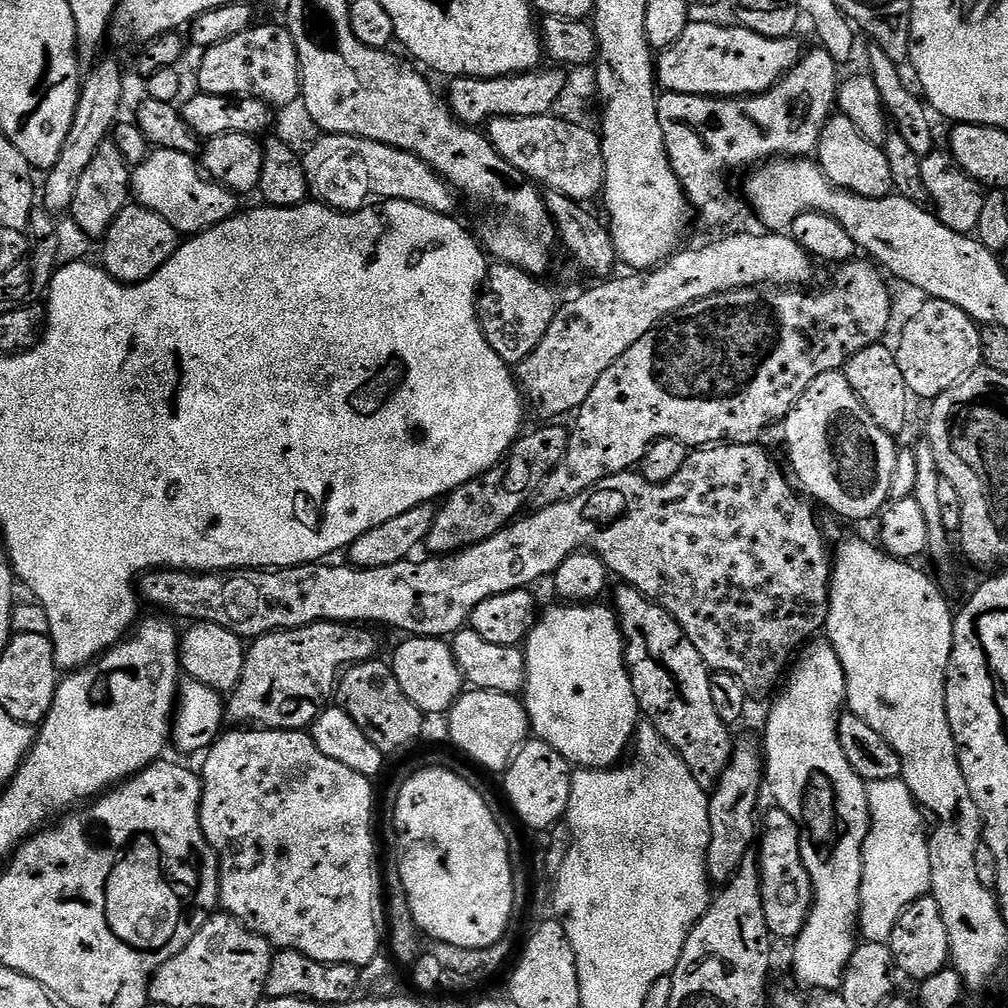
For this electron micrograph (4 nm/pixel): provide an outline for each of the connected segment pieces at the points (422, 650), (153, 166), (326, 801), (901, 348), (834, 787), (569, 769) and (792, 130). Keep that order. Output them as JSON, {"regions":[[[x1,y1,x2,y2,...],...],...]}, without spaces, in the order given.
{"regions":[[[414,636,401,640,404,641,390,657,394,678,398,678,398,686,402,686,406,698,410,698,410,702,414,702,414,706,418,706,421,712,447,713,466,688,466,681,452,653,451,643,447,639,430,636]],[[152,148,141,164,131,169,130,192,135,203,166,218,166,222,170,222,170,226,184,238,198,236,226,222,238,211,237,193,223,188,207,175,195,155,178,150]],[[281,728,232,731,236,732,225,731,220,739,211,748,207,749,206,755,203,757,203,759,205,758,204,772,202,771,204,793,202,794,202,802,200,803,200,825,204,831,206,842,210,842,210,846,216,851,216,857,220,859,219,907,227,912,229,916,238,918,238,922,242,922,250,931,257,932,262,939,272,945,273,949,298,950,298,954,306,954,306,958,314,958,314,962,322,962,323,964,349,964,361,970,367,969,367,964,380,952,380,940,382,944,382,867,380,868,379,862,376,861,376,832,372,829,372,811,376,808,376,800,372,797,373,781,367,776,350,770,350,766,342,766,342,762,334,762,334,758,326,758,326,754,322,754,322,750,318,750,318,746,307,731,283,732]],[[929,299,924,303,928,304,922,305,920,313,901,330,900,345,895,345,894,351,909,393,931,402,981,367,983,352,981,329,958,306,945,300]],[[813,639,797,655,786,680,784,693,782,688,779,695,771,701,773,704,768,712,768,725,764,728,762,756,766,761,766,788,767,791,772,791,772,796,776,799,773,800,775,807,790,814,790,818,796,820,806,837,801,839,800,845,804,865,810,874,813,900,808,922,794,941,796,949,792,952,792,968,806,987,817,988,817,993,820,994,832,994,842,986,844,971,858,943,864,843,870,823,868,789,854,766,846,762,846,754,842,754,842,742,838,742,838,722,840,713,846,708,848,691,842,662,838,662,838,654,834,654,827,639]],[[532,738,527,744,523,744,520,753,512,759,502,776,505,792,503,795,519,823,529,824,532,828,549,827,548,829,559,825,568,811,573,771,573,765,546,742]],[[819,46,813,48,813,52,812,49,805,51,804,59,795,64,769,92,763,92,758,96,717,98,664,92,657,99,658,126,662,126,672,169,674,174,678,174,695,215,706,227,720,228,723,224,730,223,740,212,741,197,739,195,736,197,732,193,728,172,734,171,735,168,751,169,773,158,808,158,815,153,828,117,833,115,837,107,838,65,834,58,830,58,825,48]]]}

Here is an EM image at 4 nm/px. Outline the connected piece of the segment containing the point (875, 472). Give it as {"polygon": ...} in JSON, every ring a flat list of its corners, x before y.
{"polygon":[[843,371,827,372,814,378,806,394,798,398,788,417,782,421,783,428,784,440,788,443,788,460,796,471,795,479,798,484,800,479,799,487,813,501,821,500,830,511,837,512,848,520,868,520,872,515,873,519,889,503,890,482,894,482,897,441,886,434,886,430,882,430,882,426,878,426,874,418,870,418,866,406,860,401,858,394,854,394]]}

